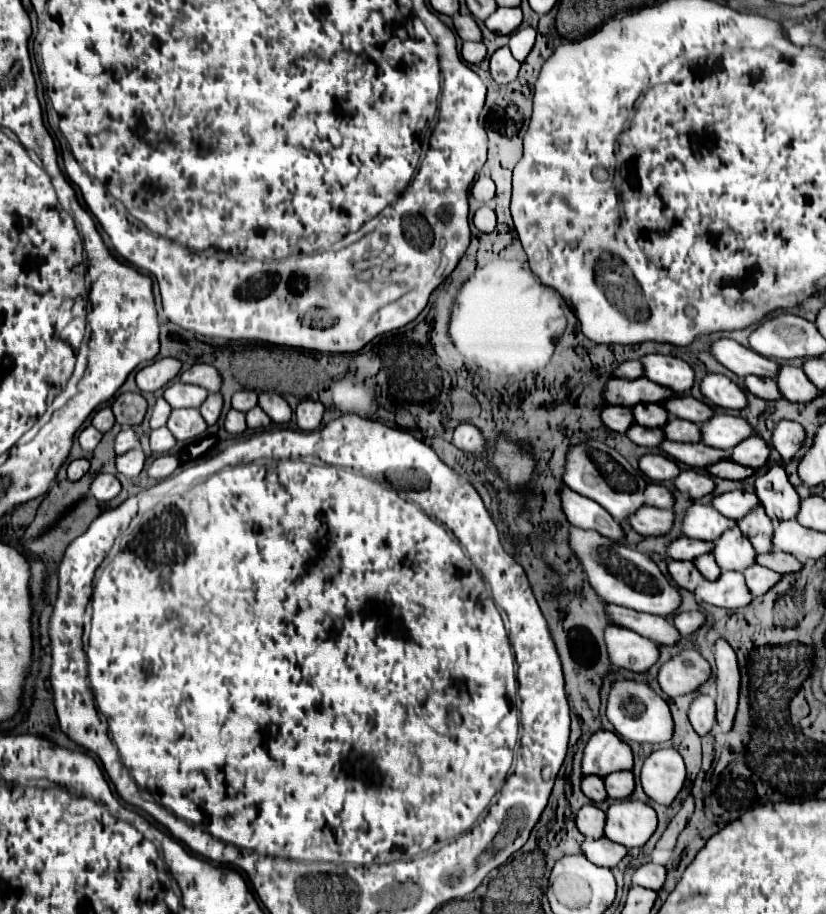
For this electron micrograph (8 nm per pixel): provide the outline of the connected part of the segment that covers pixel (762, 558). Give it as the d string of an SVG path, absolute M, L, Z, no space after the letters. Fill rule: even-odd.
M768 551L768 553L762 553L762 555L756 555L756 563L762 565L762 567L768 567L780 575L784 573L796 573L802 569L800 561L788 553L782 553L782 551Z

